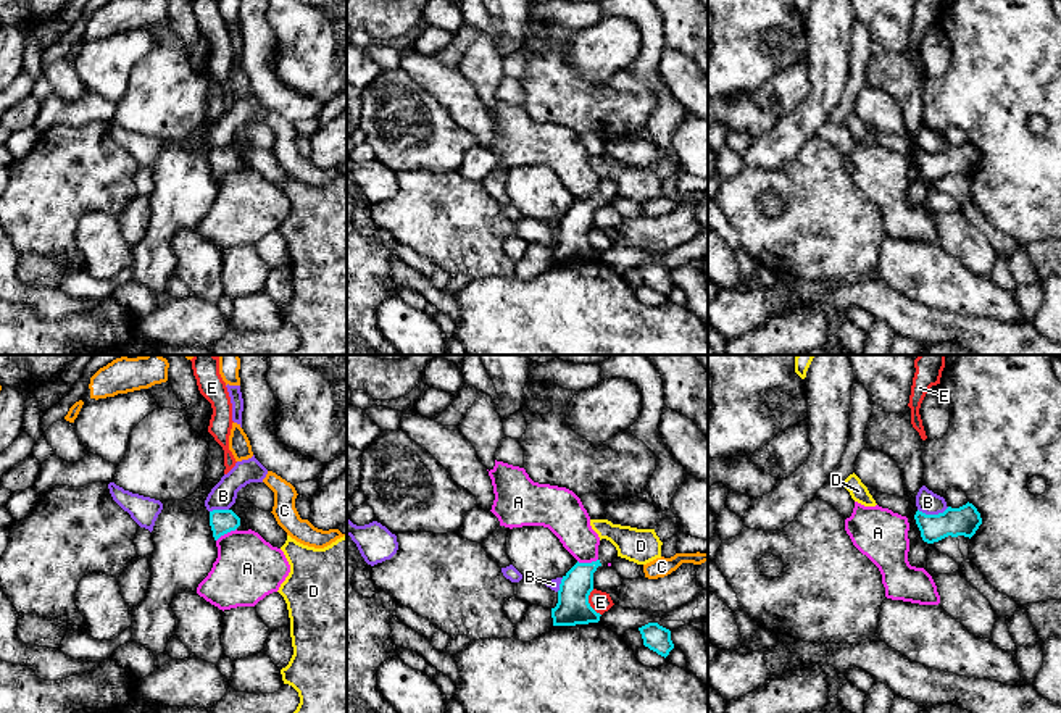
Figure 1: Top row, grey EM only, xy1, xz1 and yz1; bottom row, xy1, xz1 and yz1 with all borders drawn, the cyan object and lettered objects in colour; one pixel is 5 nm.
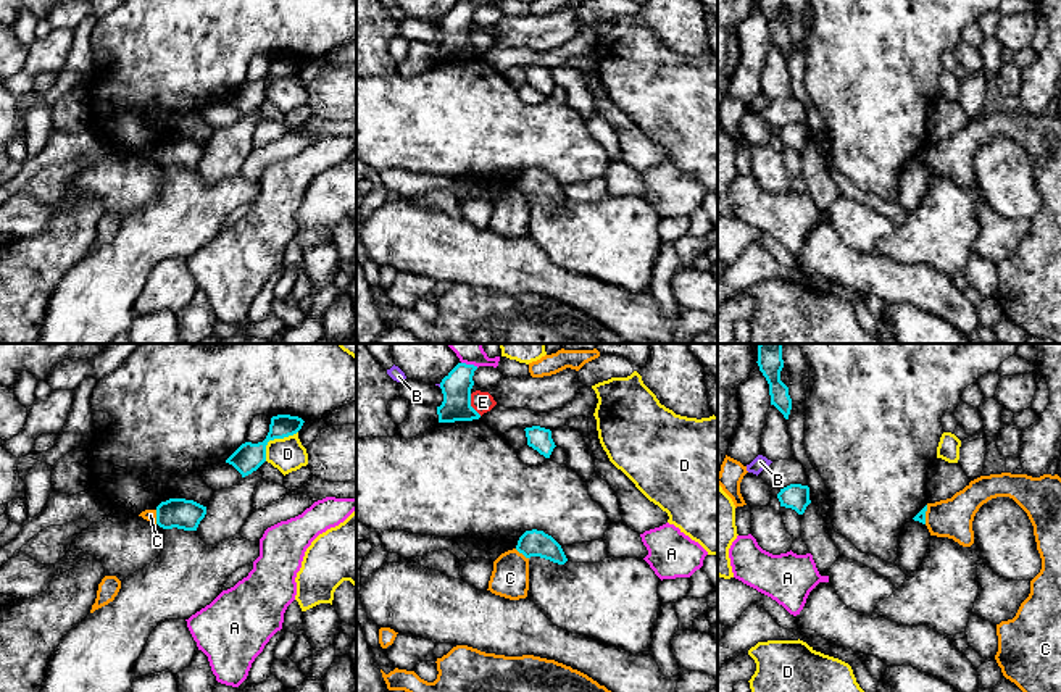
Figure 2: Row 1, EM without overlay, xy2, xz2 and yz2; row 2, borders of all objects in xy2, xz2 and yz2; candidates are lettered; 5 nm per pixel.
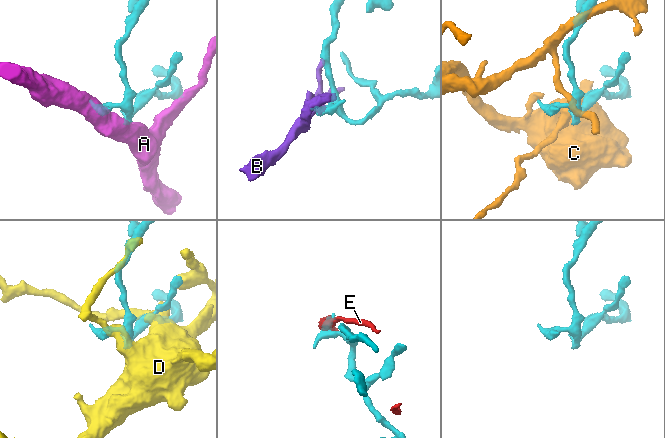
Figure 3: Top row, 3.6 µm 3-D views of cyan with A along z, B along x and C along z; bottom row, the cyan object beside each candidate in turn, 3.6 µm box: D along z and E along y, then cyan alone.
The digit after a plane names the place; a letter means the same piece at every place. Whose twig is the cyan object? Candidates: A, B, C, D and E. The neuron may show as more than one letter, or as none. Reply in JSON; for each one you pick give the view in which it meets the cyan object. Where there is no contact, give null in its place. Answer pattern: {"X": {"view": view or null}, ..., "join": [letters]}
{"join": []}

